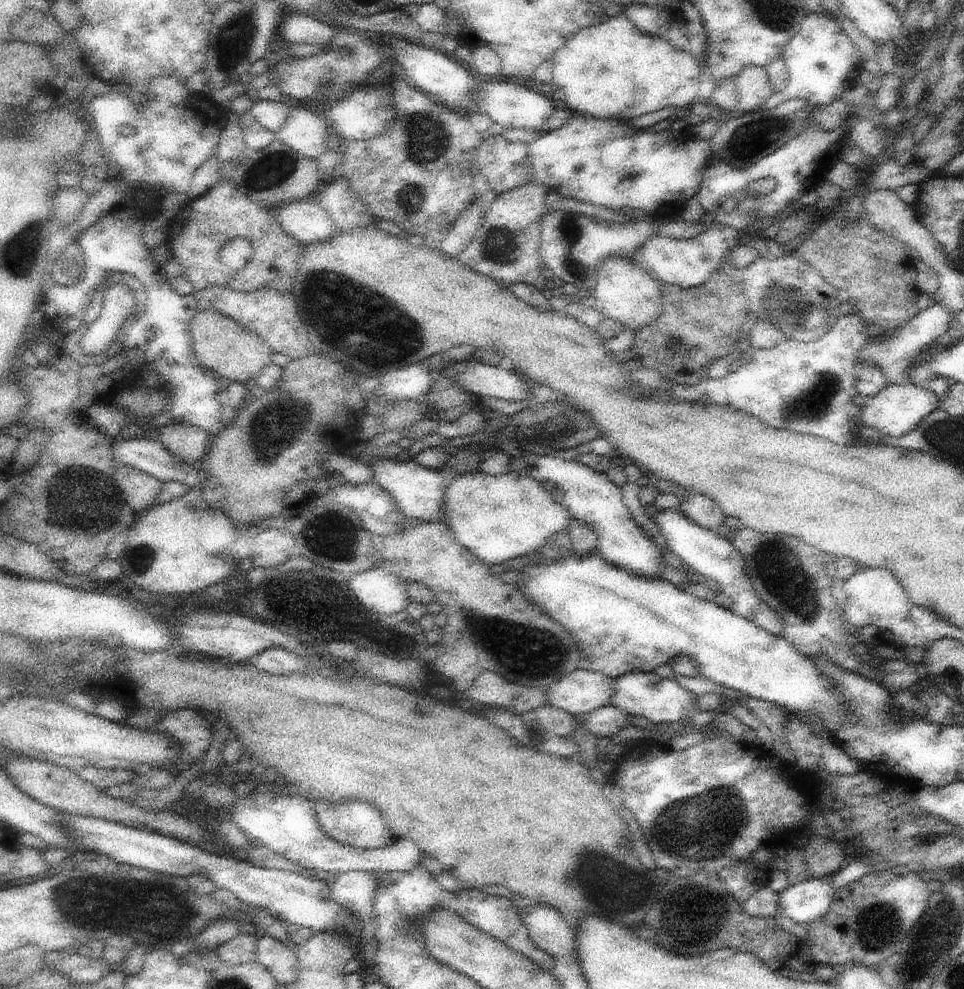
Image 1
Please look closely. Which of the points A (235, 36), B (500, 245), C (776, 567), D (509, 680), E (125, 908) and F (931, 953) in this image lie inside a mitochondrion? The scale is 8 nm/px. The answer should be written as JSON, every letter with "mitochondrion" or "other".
{"A":"mitochondrion","B":"mitochondrion","C":"mitochondrion","D":"other","E":"mitochondrion","F":"mitochondrion"}

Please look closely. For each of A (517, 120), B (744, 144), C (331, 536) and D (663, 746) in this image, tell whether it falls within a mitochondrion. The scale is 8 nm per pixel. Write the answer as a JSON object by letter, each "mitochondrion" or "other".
{"A":"other","B":"mitochondrion","C":"mitochondrion","D":"other"}

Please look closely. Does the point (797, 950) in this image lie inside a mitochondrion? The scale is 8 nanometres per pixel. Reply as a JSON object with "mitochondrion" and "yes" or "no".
{"mitochondrion":"no"}

